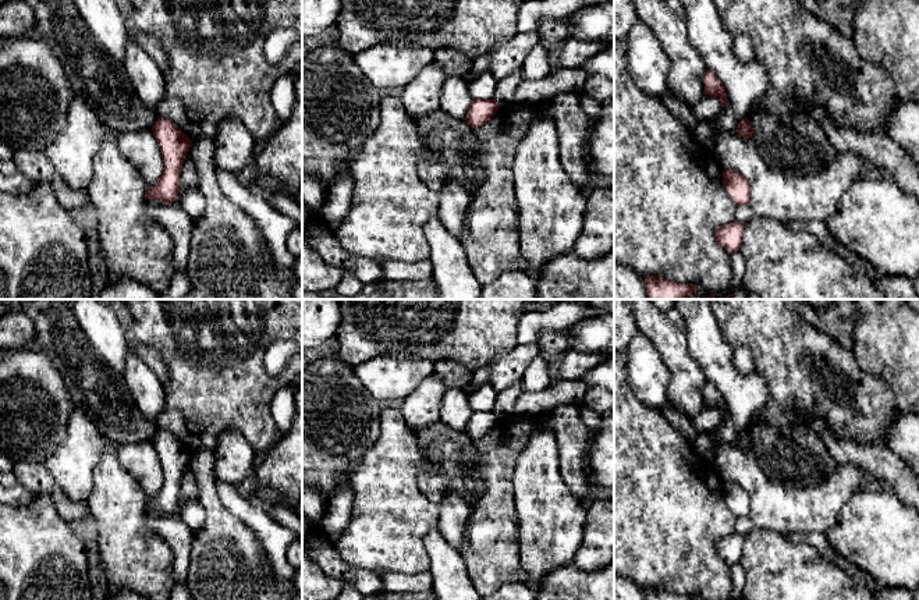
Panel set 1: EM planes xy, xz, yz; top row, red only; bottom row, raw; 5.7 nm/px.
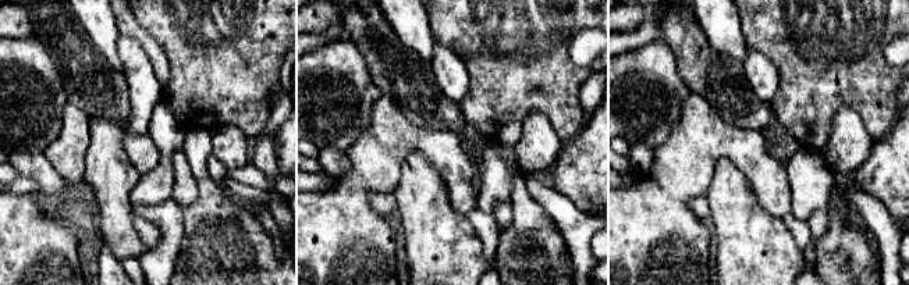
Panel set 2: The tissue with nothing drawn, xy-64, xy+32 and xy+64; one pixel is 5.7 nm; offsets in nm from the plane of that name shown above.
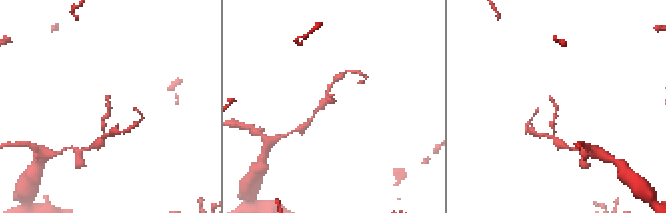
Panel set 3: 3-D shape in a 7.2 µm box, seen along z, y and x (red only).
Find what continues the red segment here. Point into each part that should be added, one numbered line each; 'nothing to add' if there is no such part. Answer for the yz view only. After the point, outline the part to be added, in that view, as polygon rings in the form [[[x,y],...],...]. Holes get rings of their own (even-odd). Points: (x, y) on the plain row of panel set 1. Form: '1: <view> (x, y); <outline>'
nothing to add

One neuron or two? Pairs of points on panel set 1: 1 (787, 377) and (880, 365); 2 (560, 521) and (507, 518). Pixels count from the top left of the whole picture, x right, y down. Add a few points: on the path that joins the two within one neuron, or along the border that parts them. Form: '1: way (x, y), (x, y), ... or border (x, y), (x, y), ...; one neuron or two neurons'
1: border (851, 350), (866, 372), (882, 377), (890, 386); two neurons
2: border (513, 486), (521, 550); two neurons

